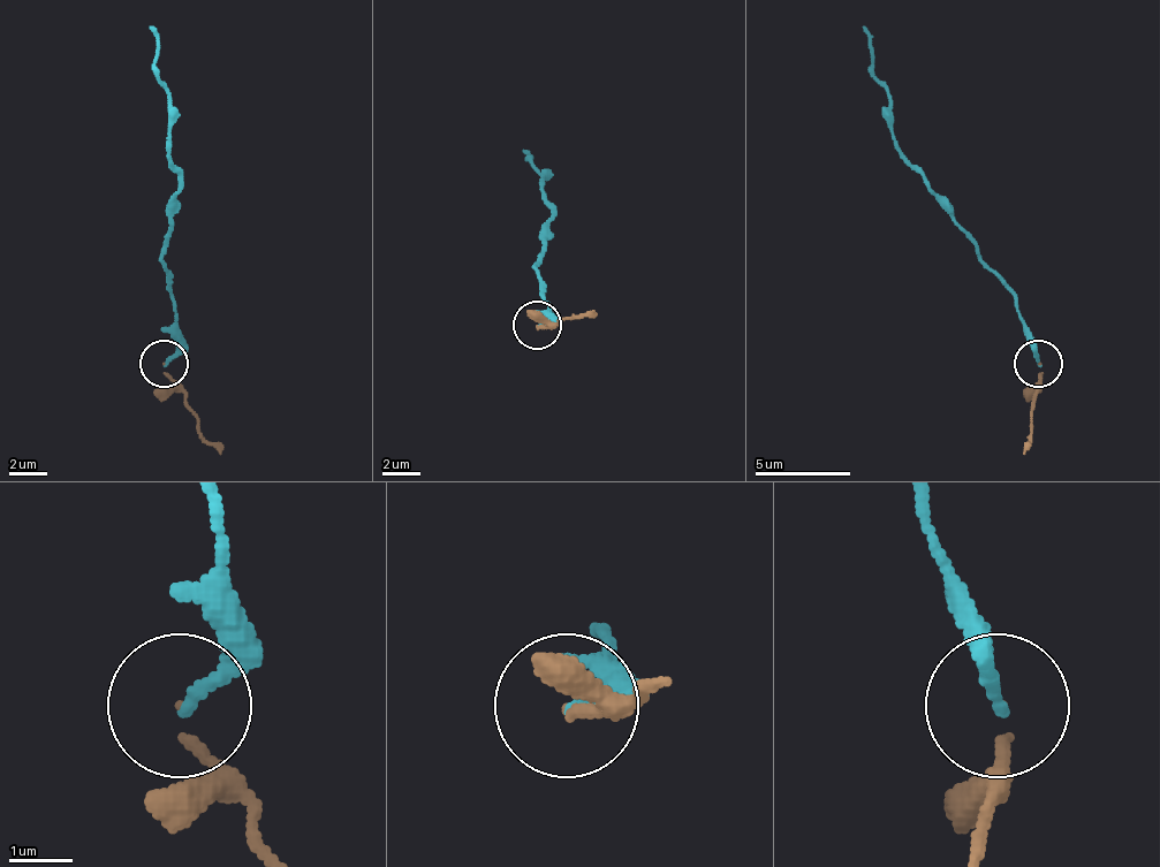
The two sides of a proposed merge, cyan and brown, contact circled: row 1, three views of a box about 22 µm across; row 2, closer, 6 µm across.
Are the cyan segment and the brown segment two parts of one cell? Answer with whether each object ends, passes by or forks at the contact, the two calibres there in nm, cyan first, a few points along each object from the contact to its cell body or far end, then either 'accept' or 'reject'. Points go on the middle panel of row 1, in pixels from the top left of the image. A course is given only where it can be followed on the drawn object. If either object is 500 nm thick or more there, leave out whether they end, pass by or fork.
cyan ends | brown ends | 200/110 nm | cyan via (538, 326), (547, 321), (547, 303), (538, 264), (552, 212), (543, 177), (523, 150) | brown via (538, 326), (596, 312) | reject

